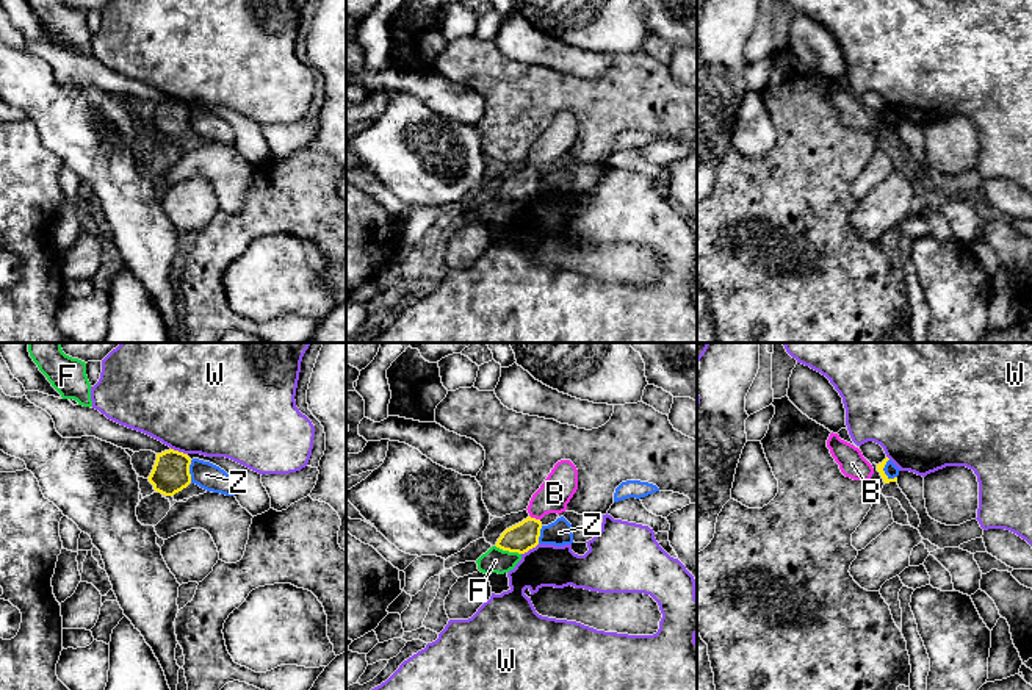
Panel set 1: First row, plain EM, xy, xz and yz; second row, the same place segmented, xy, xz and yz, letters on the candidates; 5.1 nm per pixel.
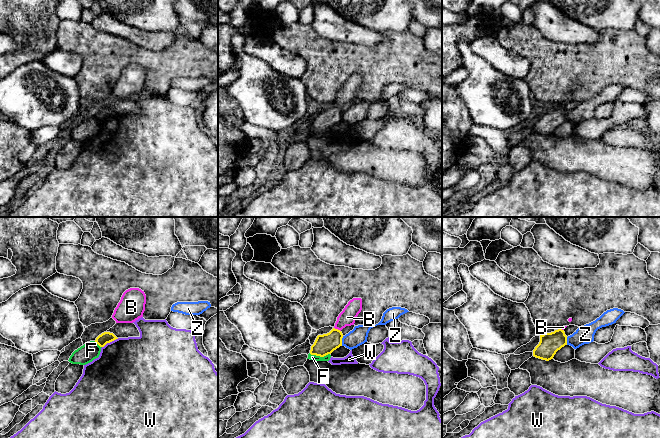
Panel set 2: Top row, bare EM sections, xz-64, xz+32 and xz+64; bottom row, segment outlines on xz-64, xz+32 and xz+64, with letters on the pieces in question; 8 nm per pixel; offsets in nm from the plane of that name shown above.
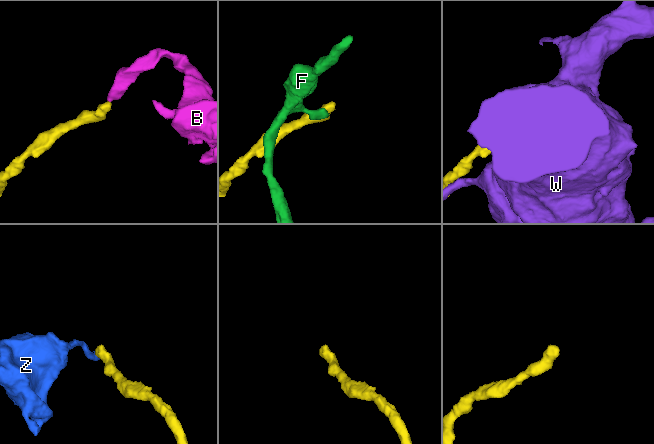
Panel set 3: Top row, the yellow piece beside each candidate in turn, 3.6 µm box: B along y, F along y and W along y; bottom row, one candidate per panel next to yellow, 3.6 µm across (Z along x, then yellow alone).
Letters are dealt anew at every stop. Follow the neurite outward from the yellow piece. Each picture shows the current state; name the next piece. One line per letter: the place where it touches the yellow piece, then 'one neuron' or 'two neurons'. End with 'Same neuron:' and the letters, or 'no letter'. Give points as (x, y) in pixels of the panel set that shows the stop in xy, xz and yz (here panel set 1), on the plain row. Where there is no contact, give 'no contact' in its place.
B: xz (534, 168) | one neuron
F: xz (508, 199) | two neurons
W: xz (530, 197) | two neurons
Z: yz (882, 119) | two neurons
Same neuron: B

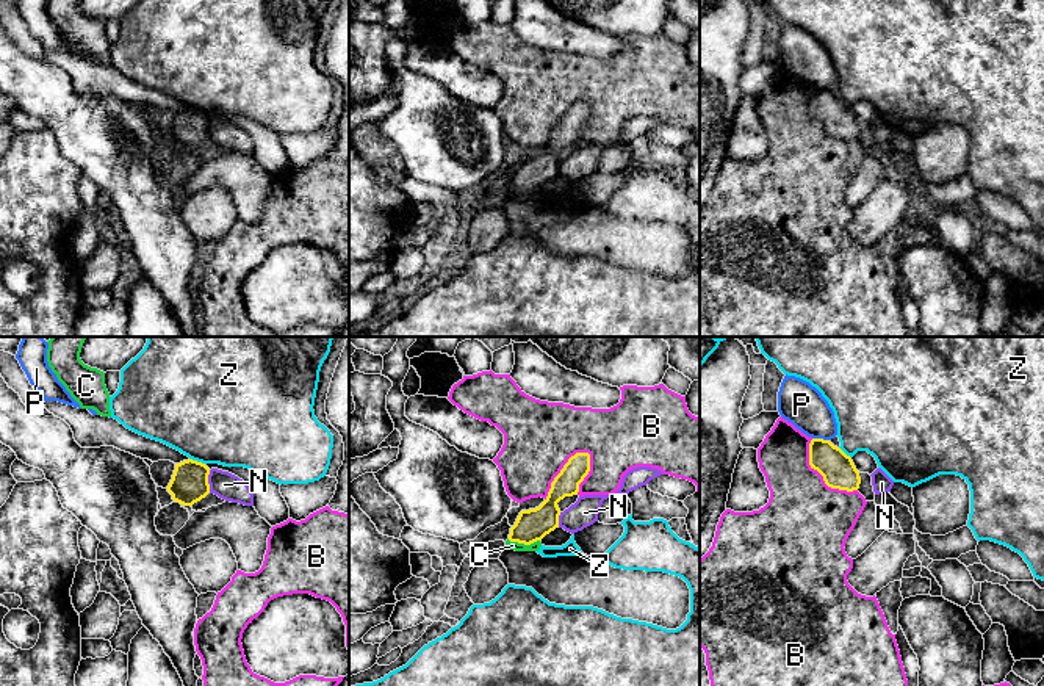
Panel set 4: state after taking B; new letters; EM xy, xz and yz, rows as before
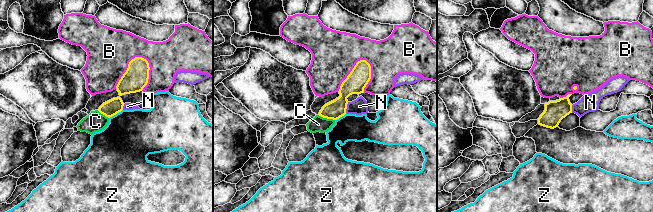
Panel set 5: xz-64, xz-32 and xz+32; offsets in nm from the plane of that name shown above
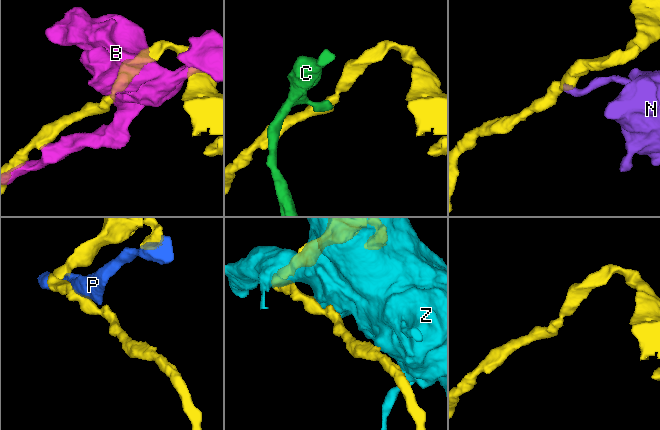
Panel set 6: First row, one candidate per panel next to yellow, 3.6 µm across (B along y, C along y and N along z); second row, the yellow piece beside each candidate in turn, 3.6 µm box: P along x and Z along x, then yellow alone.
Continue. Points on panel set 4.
B: xz (561, 119) | two neurons
C: xz (523, 191) | two neurons
N: xy (207, 130) | two neurons
P: yz (820, 88) | two neurons
Z: xy (196, 110) | two neurons
Same neuron: no letter

